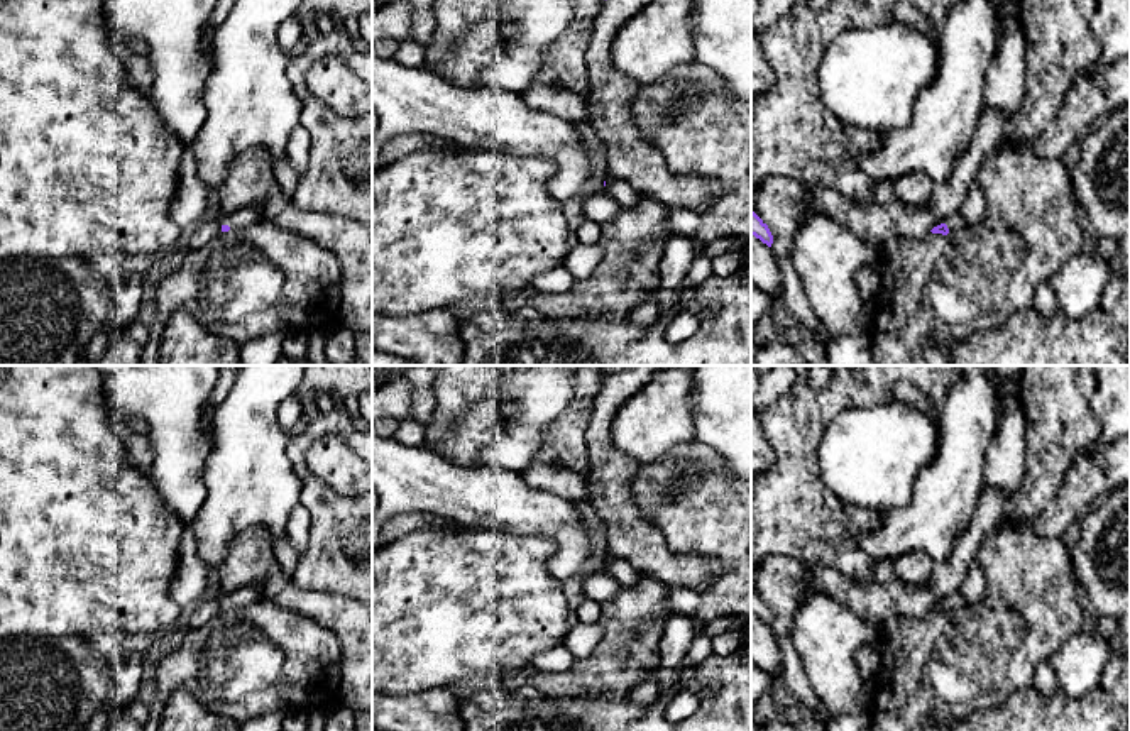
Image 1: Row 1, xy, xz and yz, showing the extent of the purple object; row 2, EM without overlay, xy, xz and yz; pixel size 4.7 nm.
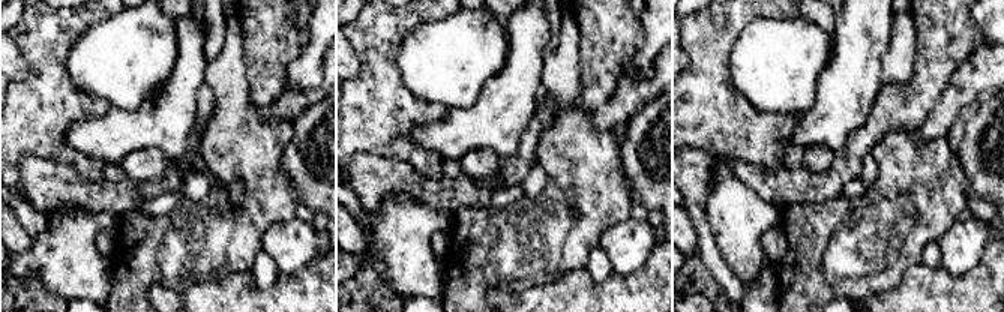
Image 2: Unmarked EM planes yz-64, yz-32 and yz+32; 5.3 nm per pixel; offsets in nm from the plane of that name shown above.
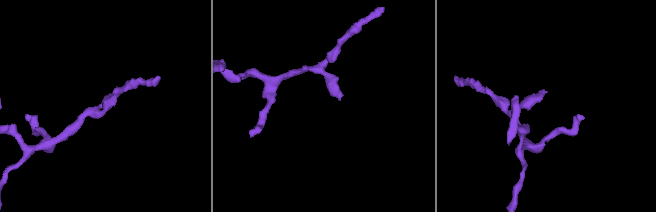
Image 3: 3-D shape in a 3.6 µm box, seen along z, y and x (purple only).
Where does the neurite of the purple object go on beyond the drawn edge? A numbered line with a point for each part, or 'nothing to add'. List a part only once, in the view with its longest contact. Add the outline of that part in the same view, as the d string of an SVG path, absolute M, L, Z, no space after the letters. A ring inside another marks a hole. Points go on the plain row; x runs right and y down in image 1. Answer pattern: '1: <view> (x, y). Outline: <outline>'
1: xy (241, 599). Outline: M262 582L247 585L233 594L225 594L222 604L228 604L230 611L245 609L259 599Z

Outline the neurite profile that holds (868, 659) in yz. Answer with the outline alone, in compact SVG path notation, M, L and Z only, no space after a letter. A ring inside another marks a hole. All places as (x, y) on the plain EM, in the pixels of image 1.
M864 645L854 653L854 662L864 682L871 684L883 668L883 655L878 646Z

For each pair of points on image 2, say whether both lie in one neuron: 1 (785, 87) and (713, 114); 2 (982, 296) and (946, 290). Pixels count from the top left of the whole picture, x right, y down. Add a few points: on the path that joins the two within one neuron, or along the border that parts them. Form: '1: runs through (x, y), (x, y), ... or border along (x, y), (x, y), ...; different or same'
1: border along (731, 71), (734, 86), (752, 104), (784, 114); different
2: runs through (973, 296), (955, 296); same

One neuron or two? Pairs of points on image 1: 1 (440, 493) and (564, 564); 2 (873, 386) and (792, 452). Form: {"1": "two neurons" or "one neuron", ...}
{"1": "one neuron", "2": "one neuron"}

